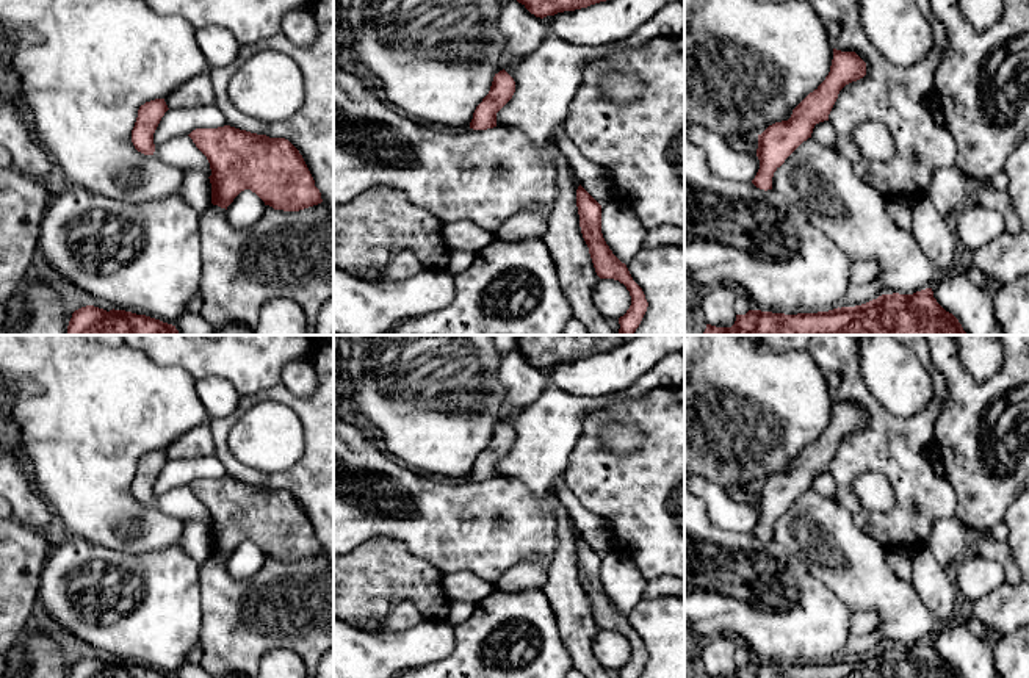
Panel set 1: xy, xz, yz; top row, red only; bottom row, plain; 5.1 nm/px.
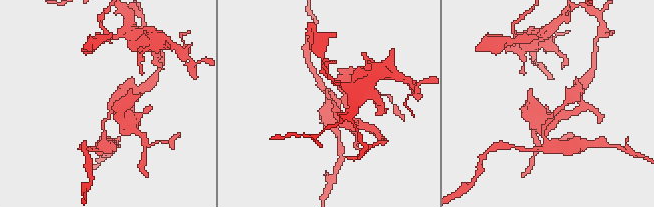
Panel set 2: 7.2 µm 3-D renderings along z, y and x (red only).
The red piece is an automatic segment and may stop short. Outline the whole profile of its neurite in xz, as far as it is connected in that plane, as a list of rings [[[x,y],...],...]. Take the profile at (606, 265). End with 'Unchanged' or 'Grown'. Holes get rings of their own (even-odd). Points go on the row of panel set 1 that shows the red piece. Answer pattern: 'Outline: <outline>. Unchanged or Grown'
Outline: [[[581,185],[576,189],[576,207],[581,233],[589,247],[597,276],[600,279],[619,280],[631,296],[630,308],[619,318],[619,335],[634,335],[648,307],[645,294],[633,280],[626,265],[606,244],[601,233],[601,205]]]. Unchanged

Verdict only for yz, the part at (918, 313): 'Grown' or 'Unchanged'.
Unchanged

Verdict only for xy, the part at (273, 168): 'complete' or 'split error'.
complete

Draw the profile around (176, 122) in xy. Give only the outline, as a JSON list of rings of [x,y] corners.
[[[216,105],[168,110],[153,133],[153,144],[160,146],[177,136],[190,135],[196,128],[218,128],[224,125],[227,125],[227,121]]]

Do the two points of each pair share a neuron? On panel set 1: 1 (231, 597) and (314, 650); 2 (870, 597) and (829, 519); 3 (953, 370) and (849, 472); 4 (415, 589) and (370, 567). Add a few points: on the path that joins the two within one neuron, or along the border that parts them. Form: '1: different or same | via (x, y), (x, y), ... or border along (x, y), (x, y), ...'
1: same | via (245, 617), (271, 617), (292, 628)
2: same | via (860, 578), (851, 558), (835, 537)
3: different | border along (929, 351), (945, 378), (940, 414)
4: same | via (404, 578), (381, 573)

